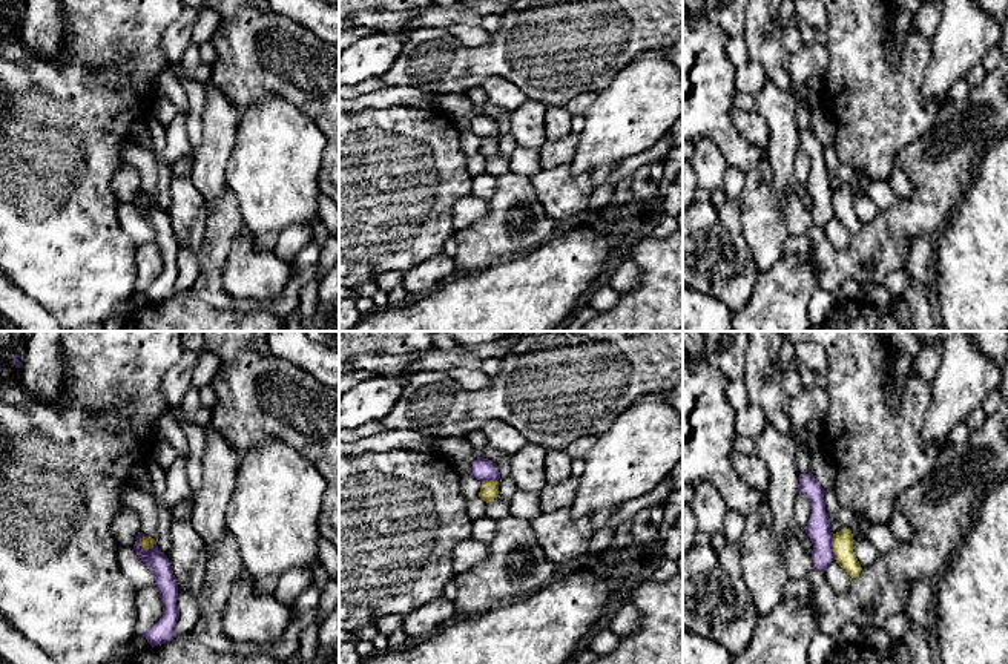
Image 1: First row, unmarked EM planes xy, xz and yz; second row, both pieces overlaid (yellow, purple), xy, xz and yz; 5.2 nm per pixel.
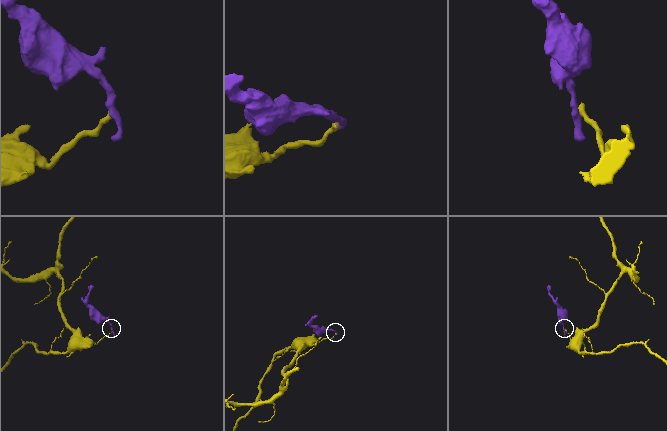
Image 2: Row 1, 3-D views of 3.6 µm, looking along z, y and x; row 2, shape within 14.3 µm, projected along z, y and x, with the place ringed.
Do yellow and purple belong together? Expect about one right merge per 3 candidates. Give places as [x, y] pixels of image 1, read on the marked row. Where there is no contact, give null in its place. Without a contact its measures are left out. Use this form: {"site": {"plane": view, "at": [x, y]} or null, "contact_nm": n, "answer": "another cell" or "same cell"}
{"site": {"plane": "xy", "at": [148, 549]}, "contact_nm": 90, "answer": "another cell"}

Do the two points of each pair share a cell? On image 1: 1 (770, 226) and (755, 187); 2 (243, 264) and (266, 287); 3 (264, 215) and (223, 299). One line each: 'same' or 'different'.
1: same
2: same
3: different

